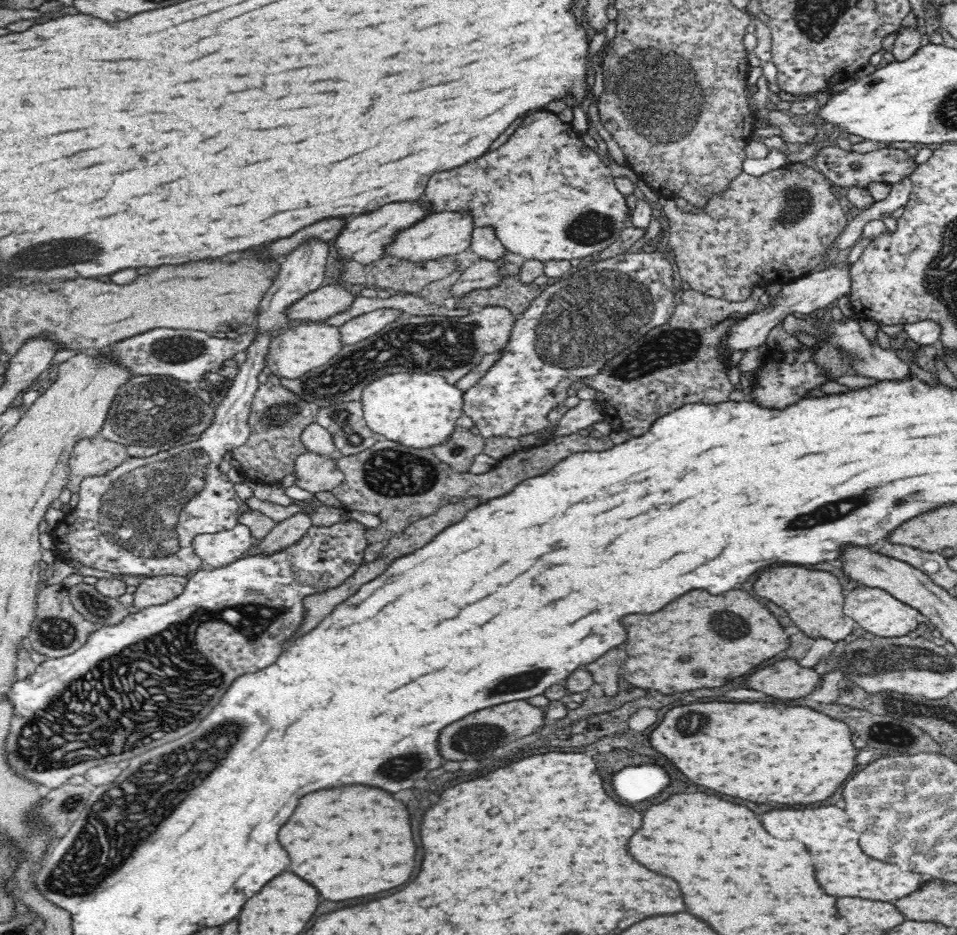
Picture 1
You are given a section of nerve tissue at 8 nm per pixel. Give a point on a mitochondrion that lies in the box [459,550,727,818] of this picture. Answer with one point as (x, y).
(521, 680)

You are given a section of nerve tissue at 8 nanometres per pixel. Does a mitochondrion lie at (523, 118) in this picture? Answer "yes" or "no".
no

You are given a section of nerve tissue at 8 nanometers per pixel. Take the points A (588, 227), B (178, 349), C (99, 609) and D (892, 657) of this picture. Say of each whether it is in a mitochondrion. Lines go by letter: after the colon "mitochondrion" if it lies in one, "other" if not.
A: mitochondrion
B: mitochondrion
C: mitochondrion
D: mitochondrion

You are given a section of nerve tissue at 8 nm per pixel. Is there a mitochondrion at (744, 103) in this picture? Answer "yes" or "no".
no

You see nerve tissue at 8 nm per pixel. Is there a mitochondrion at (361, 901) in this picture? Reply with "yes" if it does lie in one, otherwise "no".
no

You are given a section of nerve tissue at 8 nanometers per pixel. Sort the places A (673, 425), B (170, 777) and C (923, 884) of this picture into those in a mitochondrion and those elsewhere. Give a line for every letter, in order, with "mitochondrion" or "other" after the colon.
A: other
B: mitochondrion
C: other

